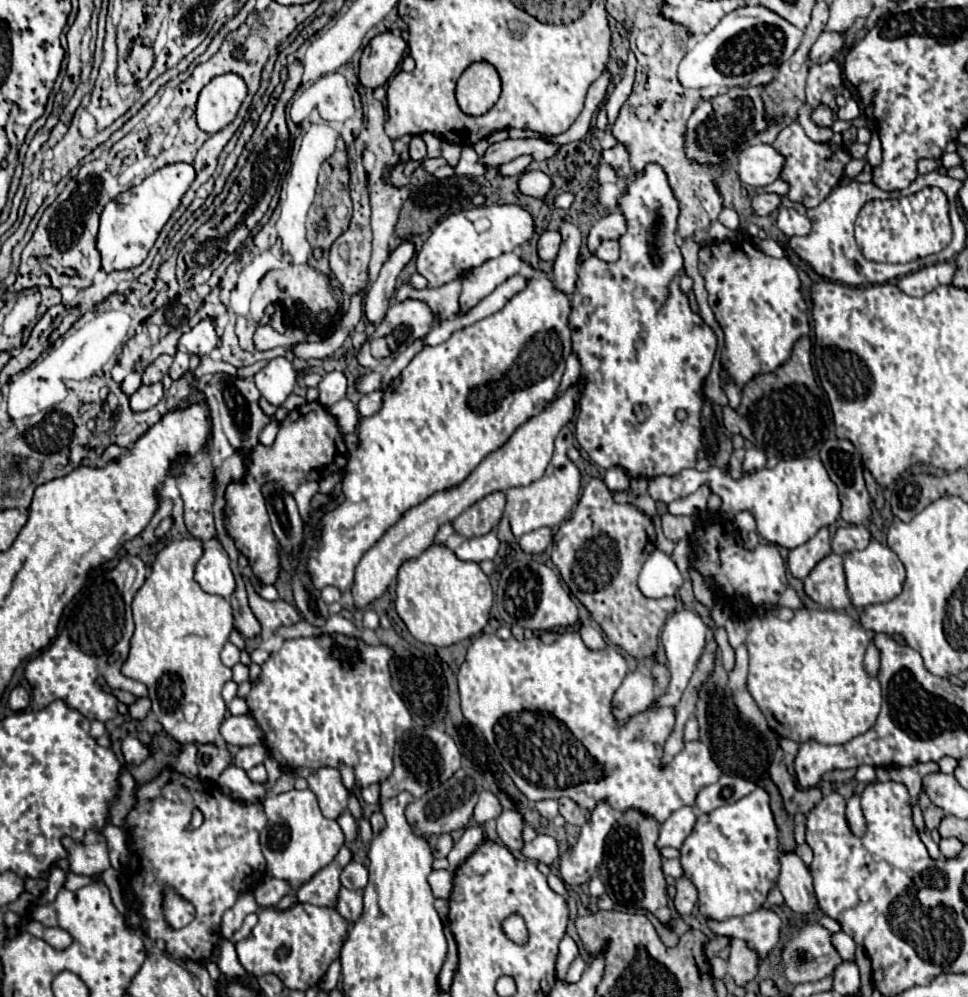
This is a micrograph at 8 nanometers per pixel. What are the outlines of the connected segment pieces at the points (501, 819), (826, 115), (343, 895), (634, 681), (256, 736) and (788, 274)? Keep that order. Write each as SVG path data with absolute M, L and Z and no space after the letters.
M504 810L498 816L498 838L512 852L520 852L524 846L522 828L524 828L524 816L518 810Z
M820 104L818 108L812 110L812 122L818 126L824 126L824 128L830 128L834 122L834 112L830 110L830 106Z
M340 888L338 892L338 900L336 900L336 912L346 918L348 922L358 920L358 916L362 914L362 892L360 890L348 890L348 888Z
M630 672L612 698L612 714L618 726L626 726L628 720L644 712L654 702L654 678L642 672Z
M248 714L226 718L220 726L220 734L228 744L234 744L240 748L262 742L262 730L258 728L256 720Z
M750 242L706 244L700 248L698 256L698 268L706 280L710 308L714 310L714 316L726 334L722 364L730 370L738 386L746 384L746 380L750 380L750 376L756 376L758 372L774 372L778 364L784 364L790 358L794 342L800 336L806 336L810 330L808 306L800 292L800 278L796 268L788 262L788 258L770 258Z

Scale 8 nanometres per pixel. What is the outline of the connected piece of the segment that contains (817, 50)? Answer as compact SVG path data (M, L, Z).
M822 32L820 38L816 40L816 44L810 50L810 60L812 62L826 62L834 56L836 50L840 50L844 46L844 34L840 32Z

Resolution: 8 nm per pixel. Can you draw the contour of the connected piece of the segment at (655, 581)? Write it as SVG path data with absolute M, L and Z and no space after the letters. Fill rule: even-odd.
M654 550L640 570L638 586L648 598L674 596L682 586L682 574L668 554Z

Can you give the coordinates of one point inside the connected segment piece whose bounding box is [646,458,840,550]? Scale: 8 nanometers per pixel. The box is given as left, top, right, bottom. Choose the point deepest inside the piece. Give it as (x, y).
(790, 502)

